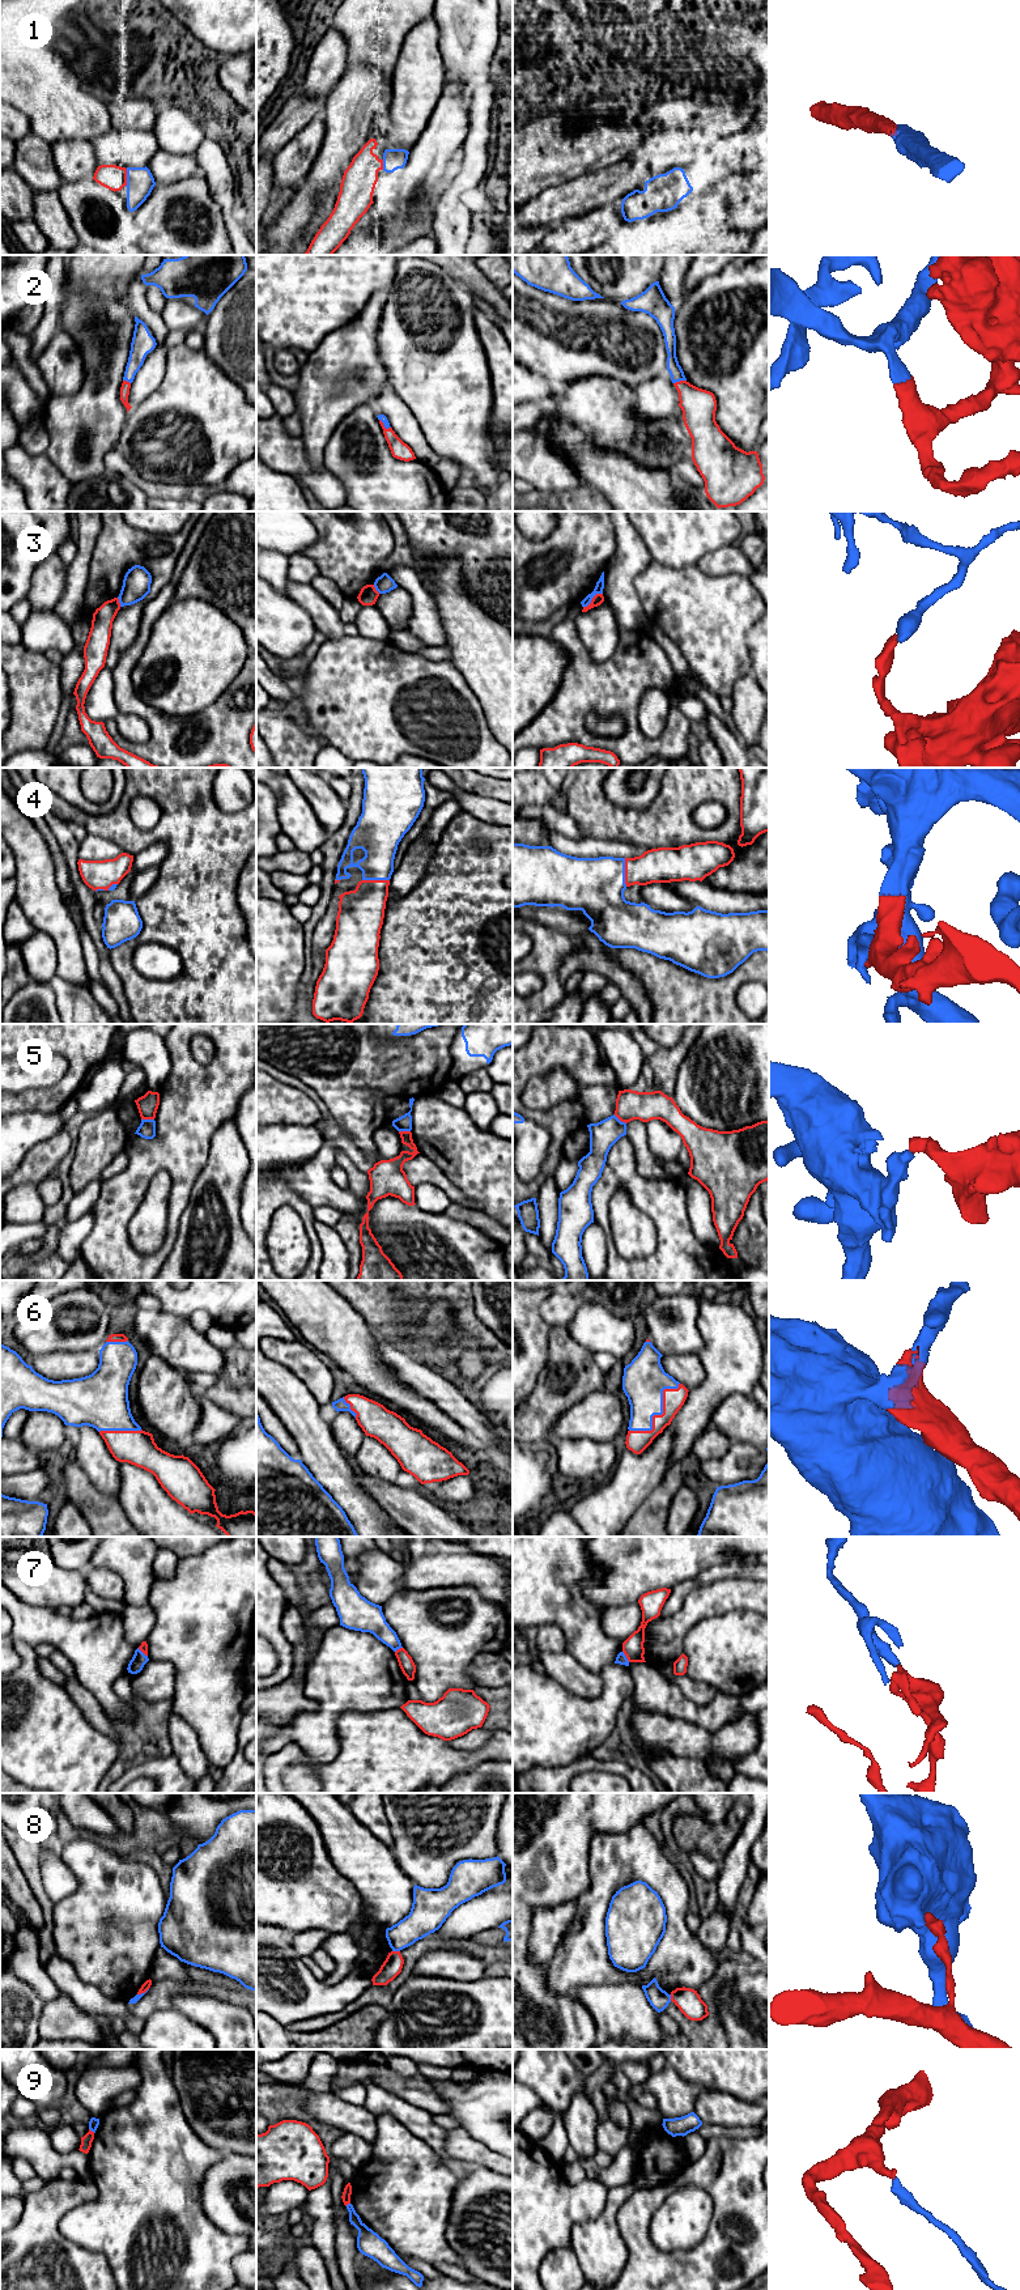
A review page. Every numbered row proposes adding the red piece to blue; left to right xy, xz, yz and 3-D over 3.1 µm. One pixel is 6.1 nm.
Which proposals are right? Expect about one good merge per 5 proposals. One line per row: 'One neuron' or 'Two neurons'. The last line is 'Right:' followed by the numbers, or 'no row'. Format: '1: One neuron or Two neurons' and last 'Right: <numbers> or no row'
1: One neuron
2: One neuron
3: Two neurons
4: One neuron
5: Two neurons
6: One neuron
7: Two neurons
8: Two neurons
9: Two neurons
Right: 1, 2, 4, 6

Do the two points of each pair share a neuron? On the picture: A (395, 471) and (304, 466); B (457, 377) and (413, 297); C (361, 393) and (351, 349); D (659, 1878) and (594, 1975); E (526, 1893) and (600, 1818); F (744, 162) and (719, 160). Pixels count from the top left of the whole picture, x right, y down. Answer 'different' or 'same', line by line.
A: same
B: same
C: same
D: same
E: different
F: same

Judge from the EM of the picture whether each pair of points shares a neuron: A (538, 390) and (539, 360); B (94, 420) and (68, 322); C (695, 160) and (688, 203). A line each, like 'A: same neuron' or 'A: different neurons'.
A: different neurons
B: same neuron
C: same neuron

